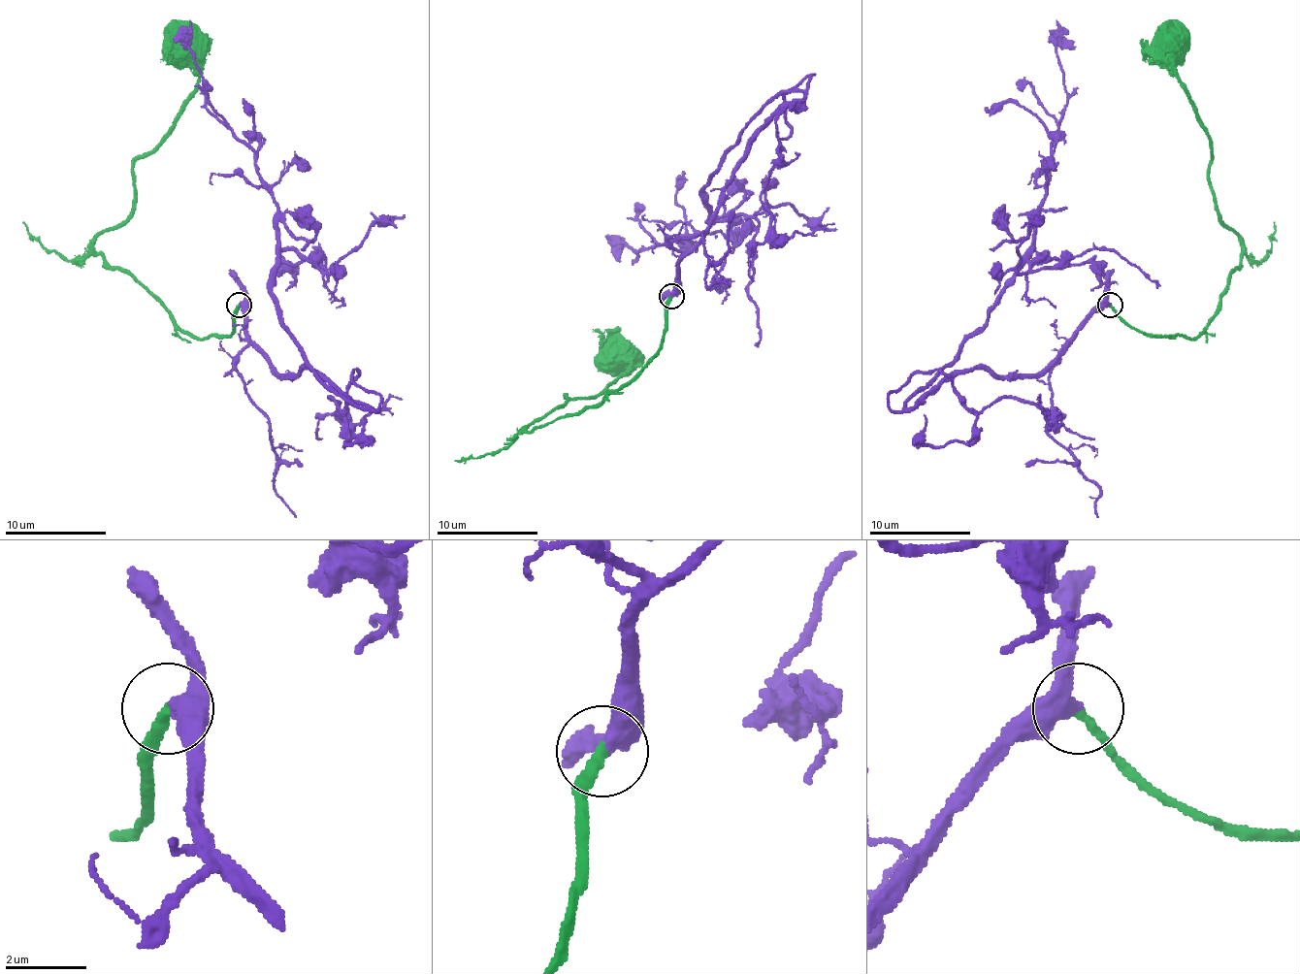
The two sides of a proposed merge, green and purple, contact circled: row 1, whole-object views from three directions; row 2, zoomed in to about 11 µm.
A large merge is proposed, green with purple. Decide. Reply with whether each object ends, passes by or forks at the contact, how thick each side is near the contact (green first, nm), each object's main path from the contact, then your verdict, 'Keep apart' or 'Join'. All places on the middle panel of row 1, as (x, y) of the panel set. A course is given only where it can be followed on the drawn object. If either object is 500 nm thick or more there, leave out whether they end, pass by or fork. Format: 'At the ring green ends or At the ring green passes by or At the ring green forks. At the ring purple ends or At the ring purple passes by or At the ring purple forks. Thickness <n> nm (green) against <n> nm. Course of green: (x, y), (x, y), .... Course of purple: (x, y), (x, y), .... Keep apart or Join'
At the ring green ends. At the ring purple passes by. Thickness 260 nm (green) against 360 nm. Course of green: (670, 296), (660, 348), (628, 381), (526, 430), (564, 394), (595, 397), (615, 381), (628, 369), (615, 359). Course of purple: (673, 296), (751, 139), (804, 96), (784, 90), (741, 131), (703, 186), (708, 225), (637, 252), (622, 243). Join

